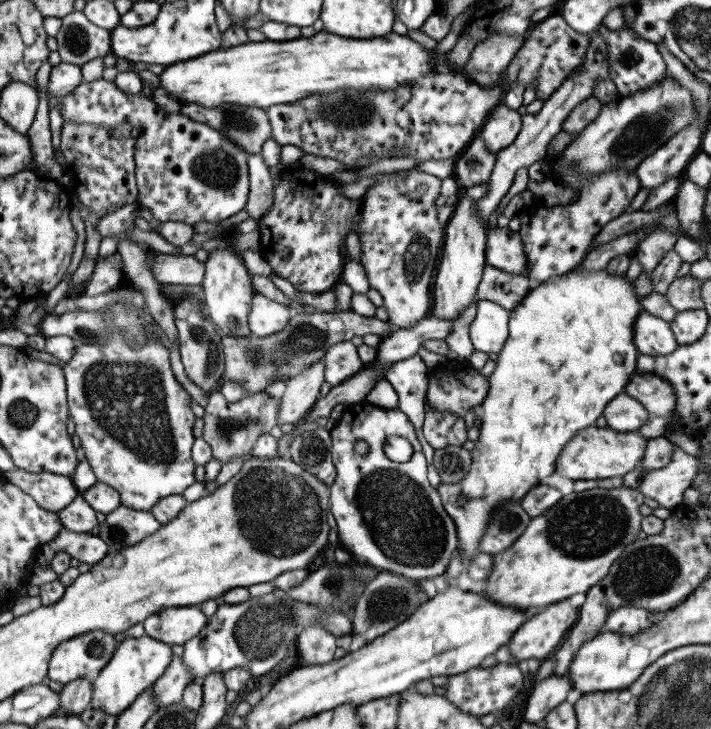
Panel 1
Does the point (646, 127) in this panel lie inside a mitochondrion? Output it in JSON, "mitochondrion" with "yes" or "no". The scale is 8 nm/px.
{"mitochondrion":"yes"}

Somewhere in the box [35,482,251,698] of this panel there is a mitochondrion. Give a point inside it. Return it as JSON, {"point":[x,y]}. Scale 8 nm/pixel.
{"point":[96,650]}

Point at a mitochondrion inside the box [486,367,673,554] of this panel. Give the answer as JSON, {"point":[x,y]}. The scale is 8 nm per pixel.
{"point":[505,519]}

